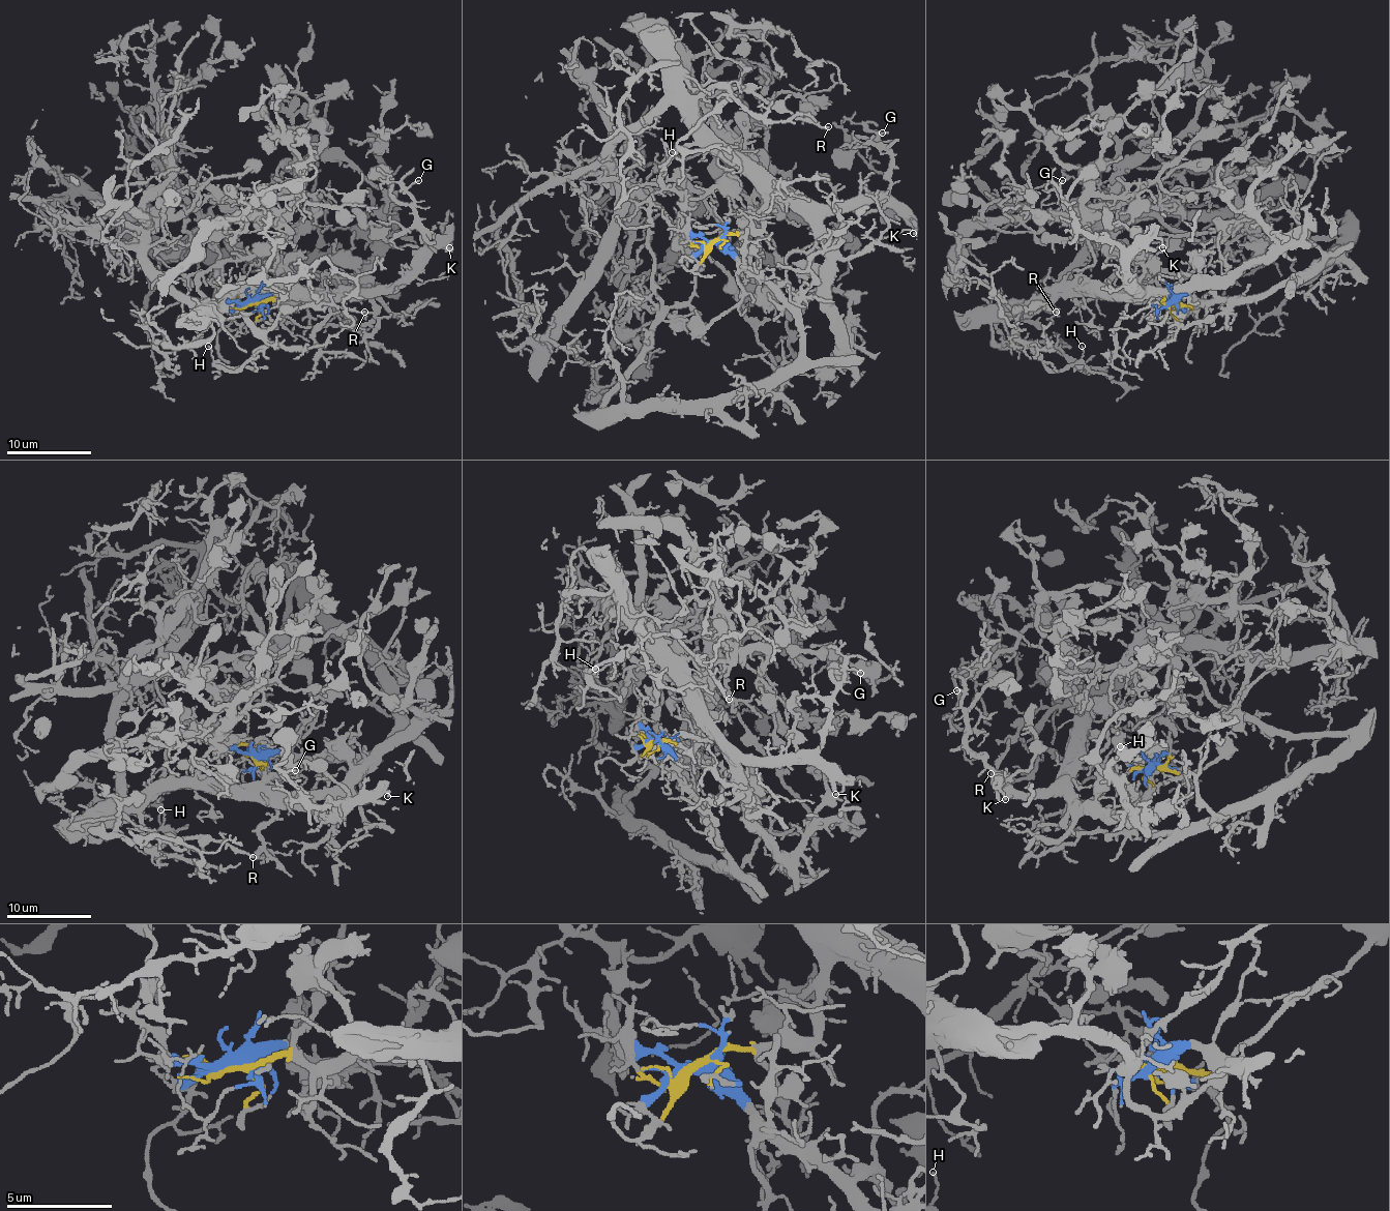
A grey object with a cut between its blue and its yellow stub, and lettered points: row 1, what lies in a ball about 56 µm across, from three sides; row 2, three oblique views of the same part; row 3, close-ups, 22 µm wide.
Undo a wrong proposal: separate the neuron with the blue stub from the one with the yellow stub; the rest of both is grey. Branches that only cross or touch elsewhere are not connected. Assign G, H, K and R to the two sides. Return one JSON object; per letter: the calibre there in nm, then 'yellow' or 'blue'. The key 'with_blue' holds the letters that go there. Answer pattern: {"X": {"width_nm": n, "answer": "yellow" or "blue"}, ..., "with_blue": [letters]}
{"G": {"width_nm": 100, "answer": "yellow"}, "H": {"width_nm": 110, "answer": "yellow"}, "K": {"width_nm": 100, "answer": "yellow"}, "R": {"width_nm": 140, "answer": "yellow"}, "with_blue": []}

